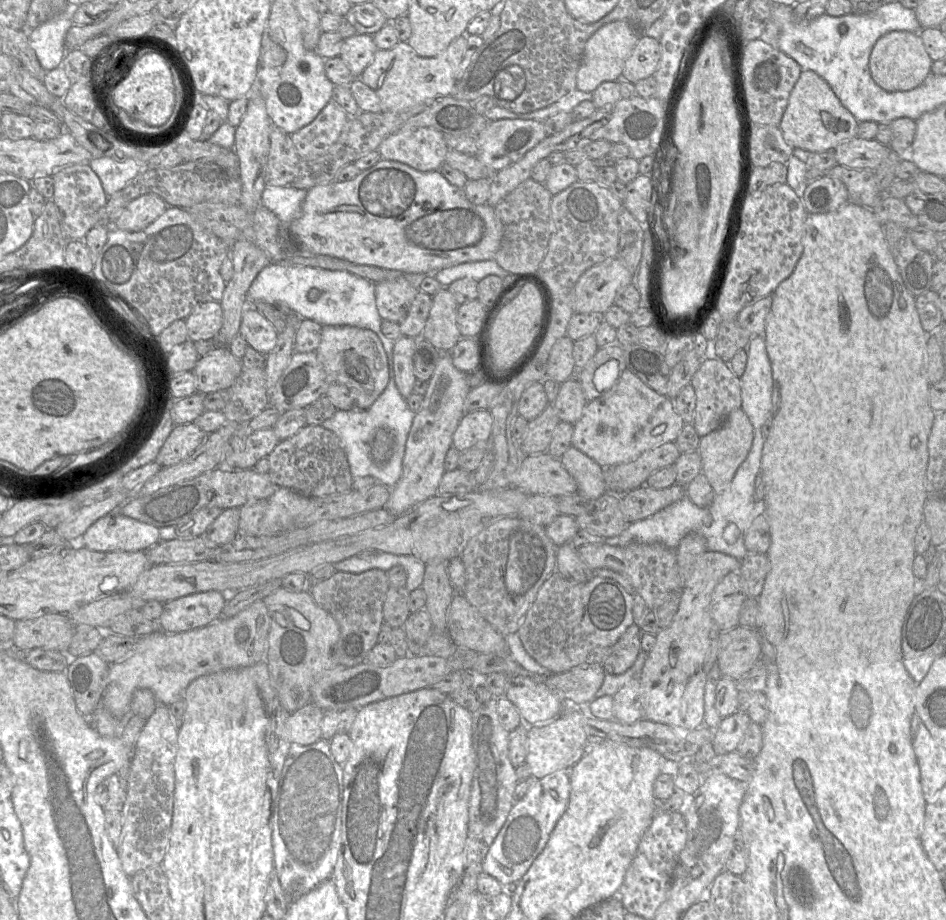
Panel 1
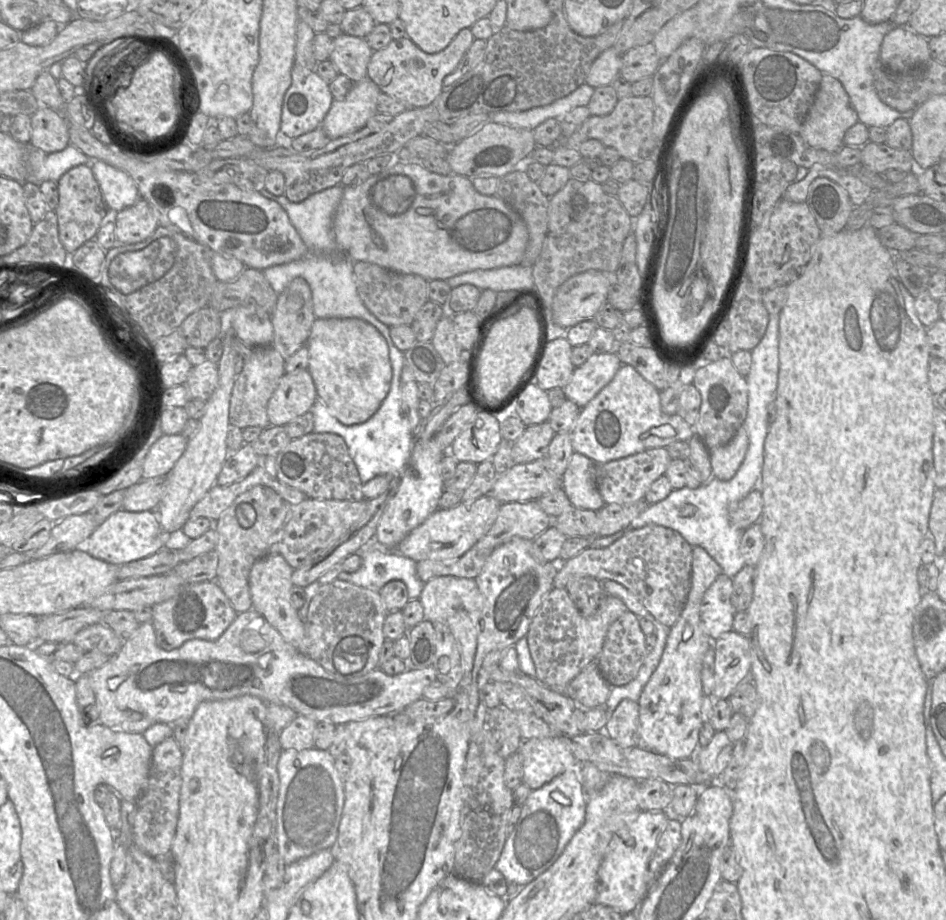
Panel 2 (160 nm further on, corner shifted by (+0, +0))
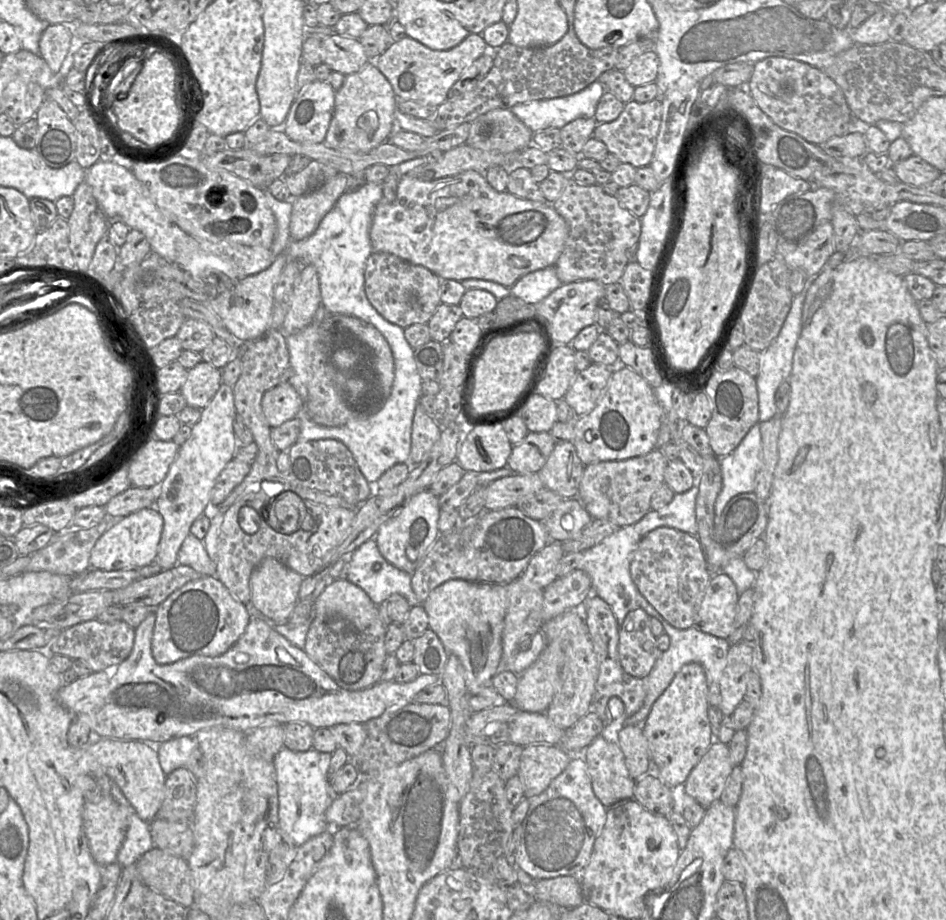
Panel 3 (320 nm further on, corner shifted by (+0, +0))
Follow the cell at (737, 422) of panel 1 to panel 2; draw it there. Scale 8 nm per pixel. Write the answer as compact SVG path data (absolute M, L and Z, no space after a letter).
M742 425L728 444L709 449L713 478L721 481L732 479L740 468L748 448L748 435Z

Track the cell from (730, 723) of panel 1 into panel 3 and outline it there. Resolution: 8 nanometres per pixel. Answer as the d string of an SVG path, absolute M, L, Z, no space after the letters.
M713 741L685 781L686 793L704 808L720 800L733 764L727 744Z

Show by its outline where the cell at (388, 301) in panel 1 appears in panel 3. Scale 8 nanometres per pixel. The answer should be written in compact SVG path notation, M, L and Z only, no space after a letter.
M373 252L365 269L365 293L371 305L383 318L406 328L429 322L441 303L440 280L423 266L409 263L394 254Z

